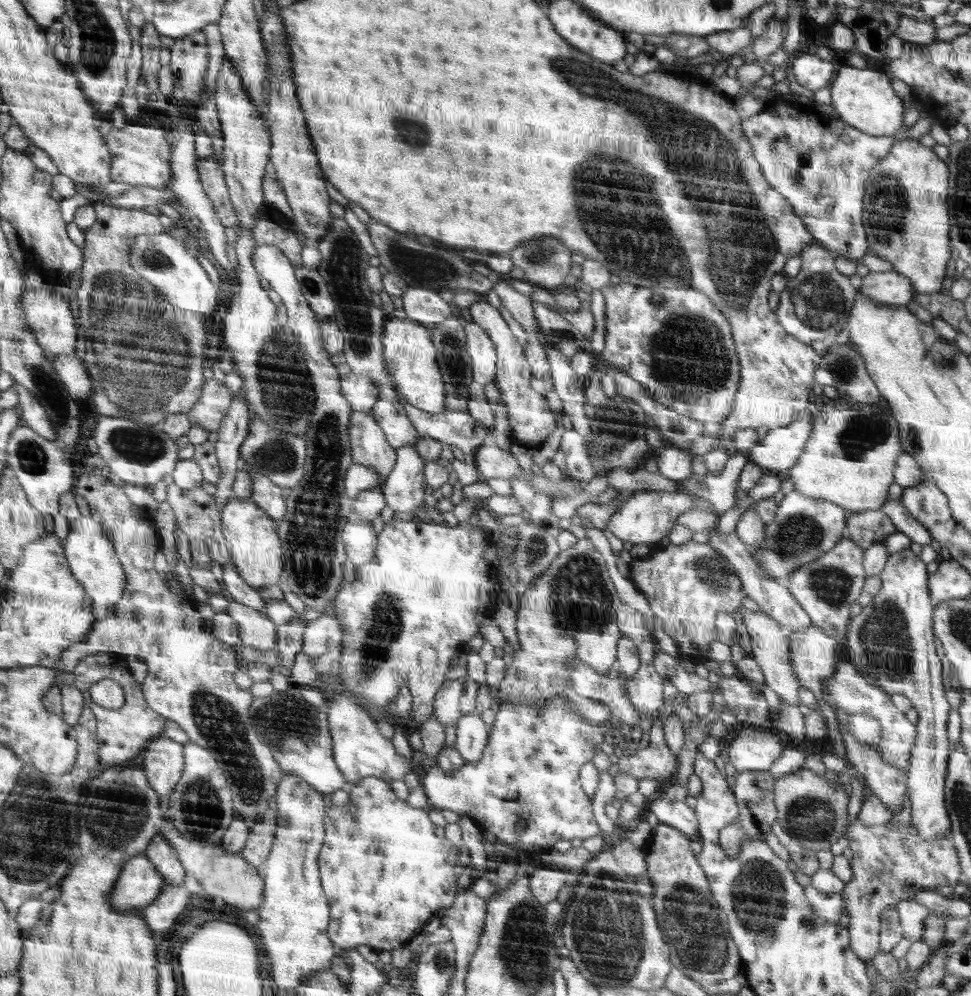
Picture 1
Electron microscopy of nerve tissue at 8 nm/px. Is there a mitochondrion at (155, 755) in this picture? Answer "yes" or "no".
no

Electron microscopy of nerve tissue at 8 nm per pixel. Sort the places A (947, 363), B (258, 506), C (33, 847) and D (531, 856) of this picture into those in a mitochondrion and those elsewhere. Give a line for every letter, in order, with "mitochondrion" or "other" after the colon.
A: mitochondrion
B: other
C: mitochondrion
D: other

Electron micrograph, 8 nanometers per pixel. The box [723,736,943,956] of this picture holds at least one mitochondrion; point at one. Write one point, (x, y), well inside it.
(759, 891)

